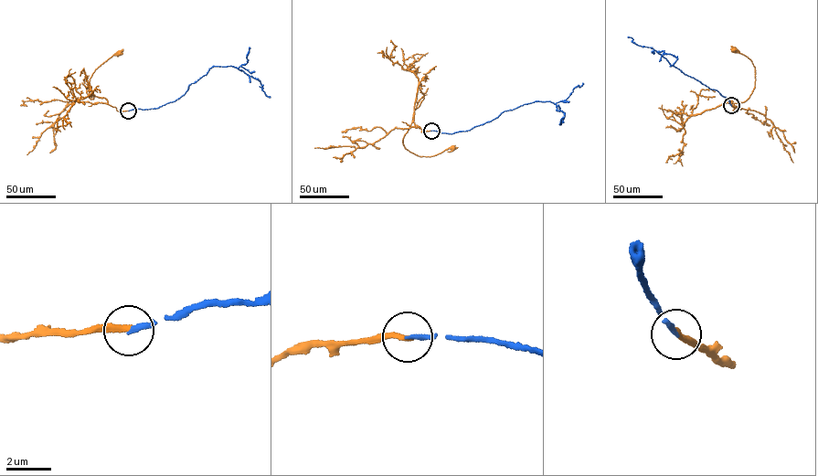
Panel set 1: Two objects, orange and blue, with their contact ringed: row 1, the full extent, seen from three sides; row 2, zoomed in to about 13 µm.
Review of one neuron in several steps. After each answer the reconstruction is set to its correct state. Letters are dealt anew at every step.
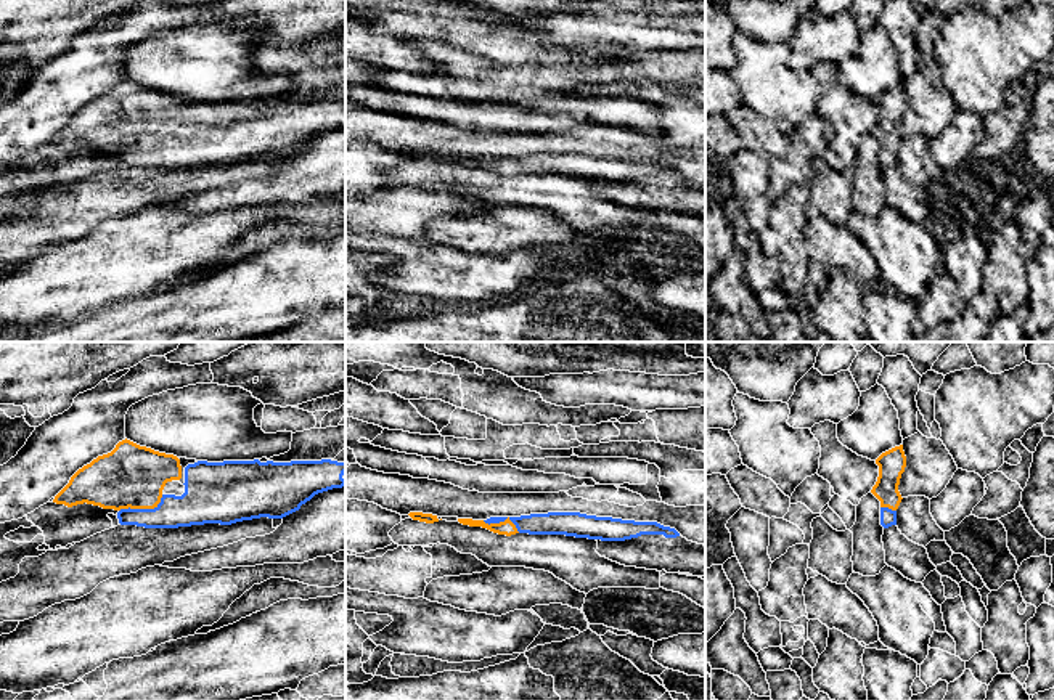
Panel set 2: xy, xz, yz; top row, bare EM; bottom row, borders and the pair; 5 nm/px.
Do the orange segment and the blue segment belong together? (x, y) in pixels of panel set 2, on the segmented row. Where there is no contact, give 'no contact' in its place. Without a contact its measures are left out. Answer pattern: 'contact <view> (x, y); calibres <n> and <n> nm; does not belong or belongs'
contact xy (142, 508); calibres 320 and 170 nm; belongs

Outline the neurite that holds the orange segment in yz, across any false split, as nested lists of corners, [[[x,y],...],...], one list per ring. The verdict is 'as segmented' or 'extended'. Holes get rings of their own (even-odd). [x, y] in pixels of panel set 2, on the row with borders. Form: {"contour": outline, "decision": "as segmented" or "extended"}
{"contour": [[[903,445],[882,453],[876,464],[879,466],[879,477],[871,493],[880,501],[880,525],[889,528],[897,525],[897,509],[903,499],[898,491],[906,467]]], "decision": "extended"}

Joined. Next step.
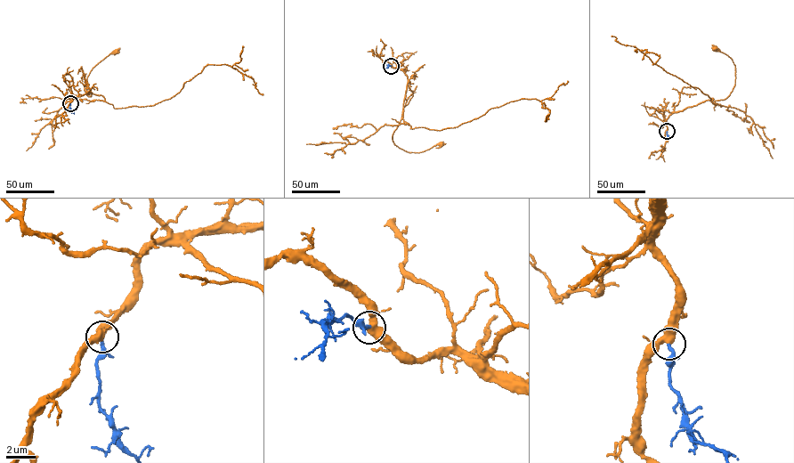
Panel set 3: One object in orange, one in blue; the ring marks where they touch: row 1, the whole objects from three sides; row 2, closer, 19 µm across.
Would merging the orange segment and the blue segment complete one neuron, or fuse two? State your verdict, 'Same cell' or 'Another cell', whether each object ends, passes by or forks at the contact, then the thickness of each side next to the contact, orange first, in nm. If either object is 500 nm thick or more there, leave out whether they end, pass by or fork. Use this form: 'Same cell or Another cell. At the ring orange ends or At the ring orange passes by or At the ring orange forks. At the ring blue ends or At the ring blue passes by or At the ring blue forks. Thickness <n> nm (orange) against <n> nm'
Same cell. At the ring orange passes by. At the ring blue ends. Thickness 440 nm (orange) against 200 nm

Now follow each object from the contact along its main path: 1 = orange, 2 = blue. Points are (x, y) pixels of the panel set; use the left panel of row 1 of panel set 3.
1: (70, 103), (73, 97), (89, 94), (87, 92), (91, 96), (84, 89), (90, 71), (116, 52)
2: (70, 103), (74, 114)

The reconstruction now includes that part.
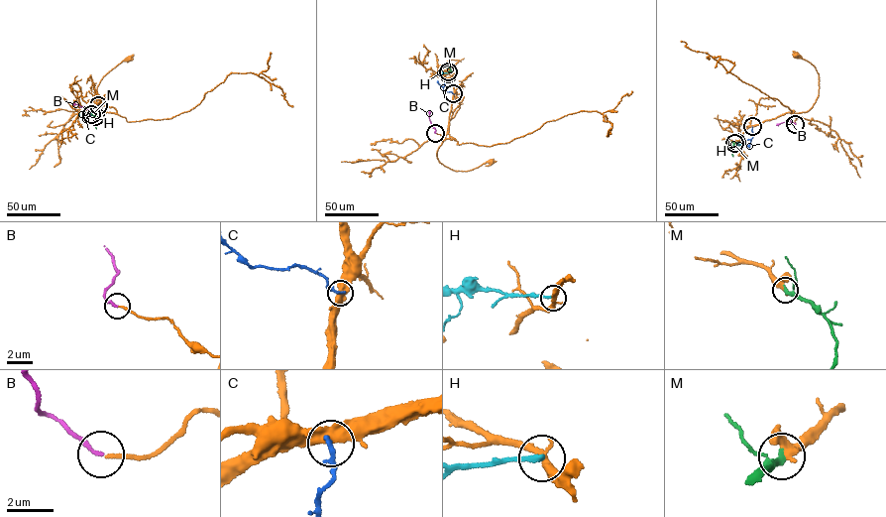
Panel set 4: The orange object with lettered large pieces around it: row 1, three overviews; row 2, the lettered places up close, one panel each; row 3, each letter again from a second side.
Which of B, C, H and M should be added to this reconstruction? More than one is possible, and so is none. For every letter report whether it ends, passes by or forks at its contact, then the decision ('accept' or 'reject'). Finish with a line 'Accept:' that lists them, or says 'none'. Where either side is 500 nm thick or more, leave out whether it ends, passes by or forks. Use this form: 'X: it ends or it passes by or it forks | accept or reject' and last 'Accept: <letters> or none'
B: it ends | accept
C: reject
H: it ends | reject
M: it passes by | accept
Accept: B, M

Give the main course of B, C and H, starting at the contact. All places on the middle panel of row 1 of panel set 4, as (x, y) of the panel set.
B: (435, 133), (429, 120), (430, 111)
C: (453, 94), (437, 82)
H: (448, 73), (436, 74)

